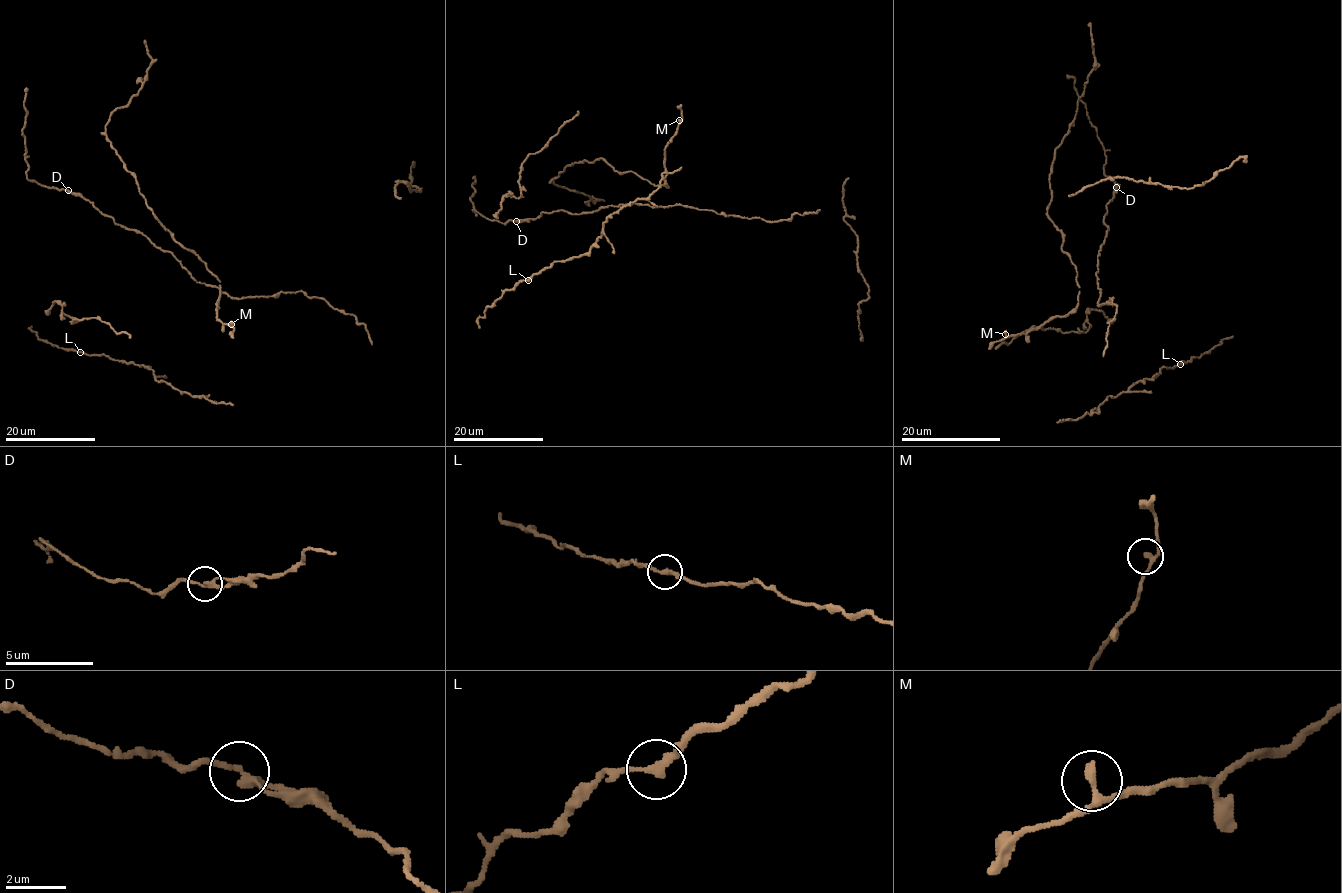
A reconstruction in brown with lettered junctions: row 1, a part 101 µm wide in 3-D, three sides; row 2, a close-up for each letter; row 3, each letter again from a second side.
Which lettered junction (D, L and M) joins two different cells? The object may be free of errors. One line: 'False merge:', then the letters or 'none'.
False merge: none

